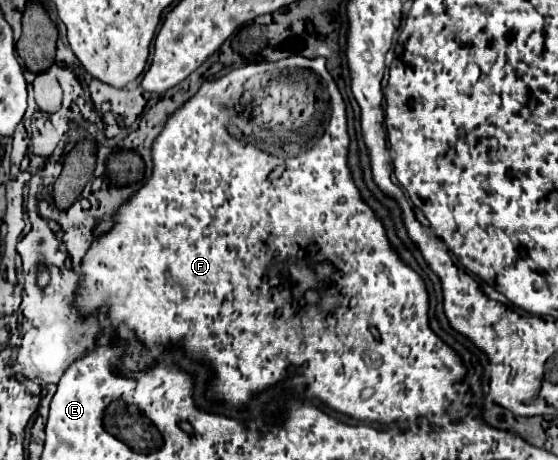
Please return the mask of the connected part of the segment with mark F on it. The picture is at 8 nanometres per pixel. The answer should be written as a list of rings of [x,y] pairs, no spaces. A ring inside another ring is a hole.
[[[290,55],[284,58],[284,63],[288,65],[304,67],[304,71],[316,71],[316,75],[320,75],[320,79],[328,83],[328,105],[332,107],[332,121],[324,123],[324,131],[318,135],[316,143],[308,147],[308,151],[300,151],[300,155],[272,155],[232,135],[232,109],[238,103],[236,99],[244,91],[244,85],[248,83],[248,79],[256,79],[256,67],[252,65],[262,65],[262,63],[278,63],[278,61],[249,63],[241,68],[233,69],[218,81],[205,80],[200,91],[166,121],[162,133],[152,145],[154,171],[152,171],[150,181],[142,185],[140,191],[116,211],[114,215],[116,225],[112,227],[112,231],[96,239],[82,261],[82,267],[80,267],[82,281],[78,287],[76,305],[80,307],[82,315],[92,315],[100,307],[108,305],[110,321],[128,323],[128,327],[132,327],[138,333],[138,337],[146,343],[146,346],[162,350],[162,347],[167,346],[168,341],[182,341],[187,355],[206,361],[214,369],[216,377],[212,381],[208,397],[220,401],[226,407],[234,407],[234,409],[246,407],[252,401],[254,393],[274,383],[280,383],[284,375],[292,373],[292,367],[296,368],[299,363],[299,367],[302,365],[302,368],[306,367],[305,397],[320,397],[334,411],[350,415],[358,421],[390,425],[394,421],[406,421],[410,417],[438,415],[440,409],[444,409],[444,405],[456,395],[456,385],[460,383],[466,369],[460,357],[446,343],[442,343],[428,327],[428,293],[426,293],[424,281],[408,265],[404,265],[404,261],[396,255],[396,251],[388,243],[382,223],[376,219],[372,209],[358,195],[358,189],[348,173],[350,139],[348,139],[348,129],[346,129],[346,107],[332,75],[324,67],[324,61],[308,59],[302,55]]]

